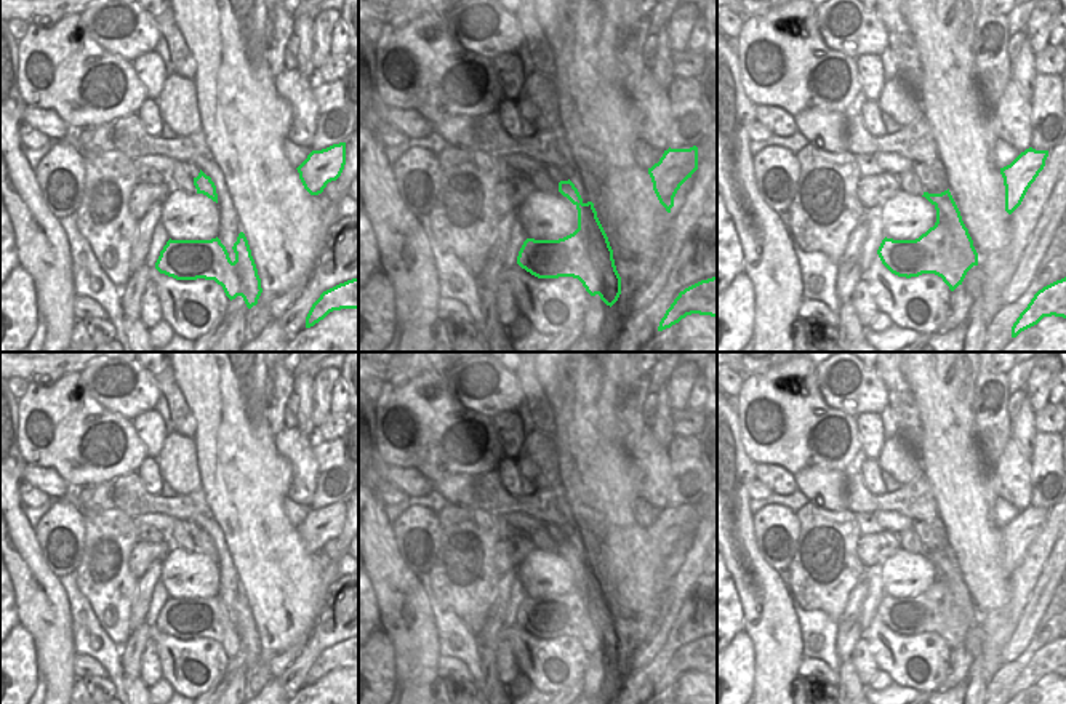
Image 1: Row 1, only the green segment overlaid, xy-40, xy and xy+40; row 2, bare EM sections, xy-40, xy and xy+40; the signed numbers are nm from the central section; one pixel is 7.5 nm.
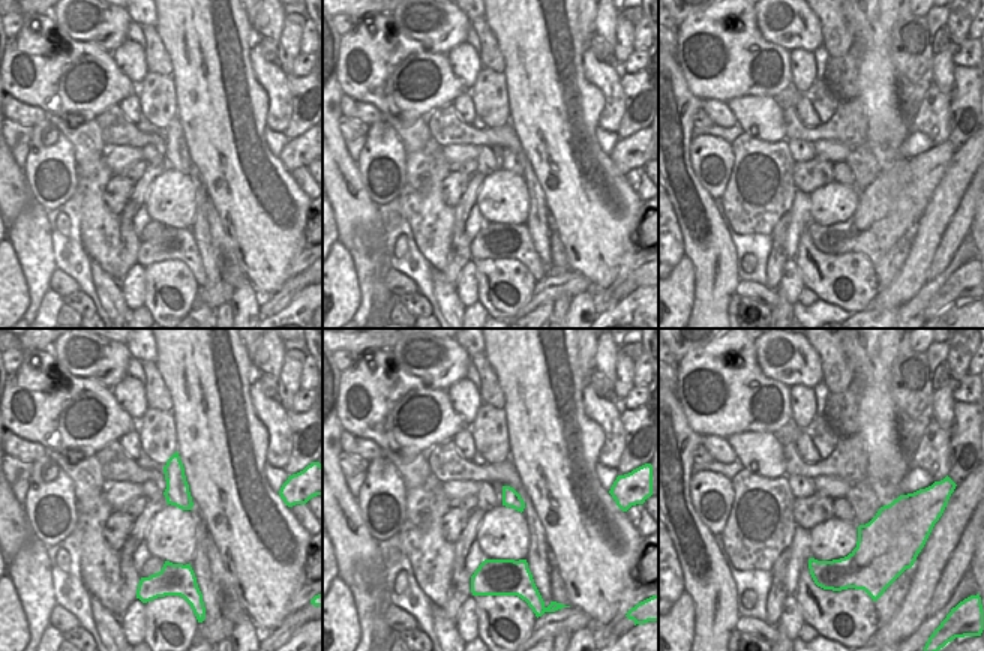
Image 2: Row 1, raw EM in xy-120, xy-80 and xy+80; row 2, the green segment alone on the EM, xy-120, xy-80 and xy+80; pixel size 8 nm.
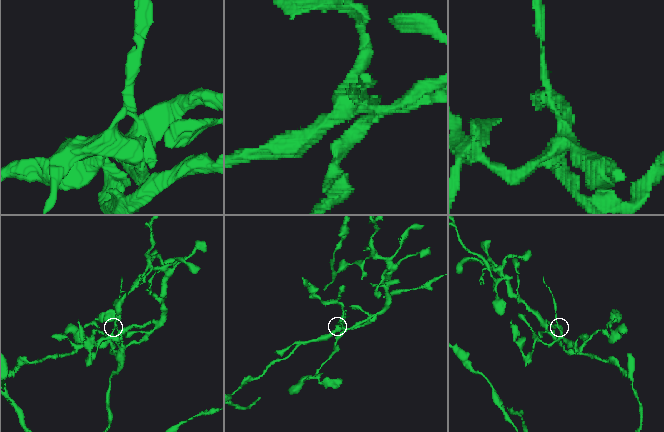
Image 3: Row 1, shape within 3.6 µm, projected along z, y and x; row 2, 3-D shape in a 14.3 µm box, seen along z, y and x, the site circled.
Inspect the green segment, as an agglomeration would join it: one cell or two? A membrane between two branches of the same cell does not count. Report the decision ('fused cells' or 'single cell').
fused cells

